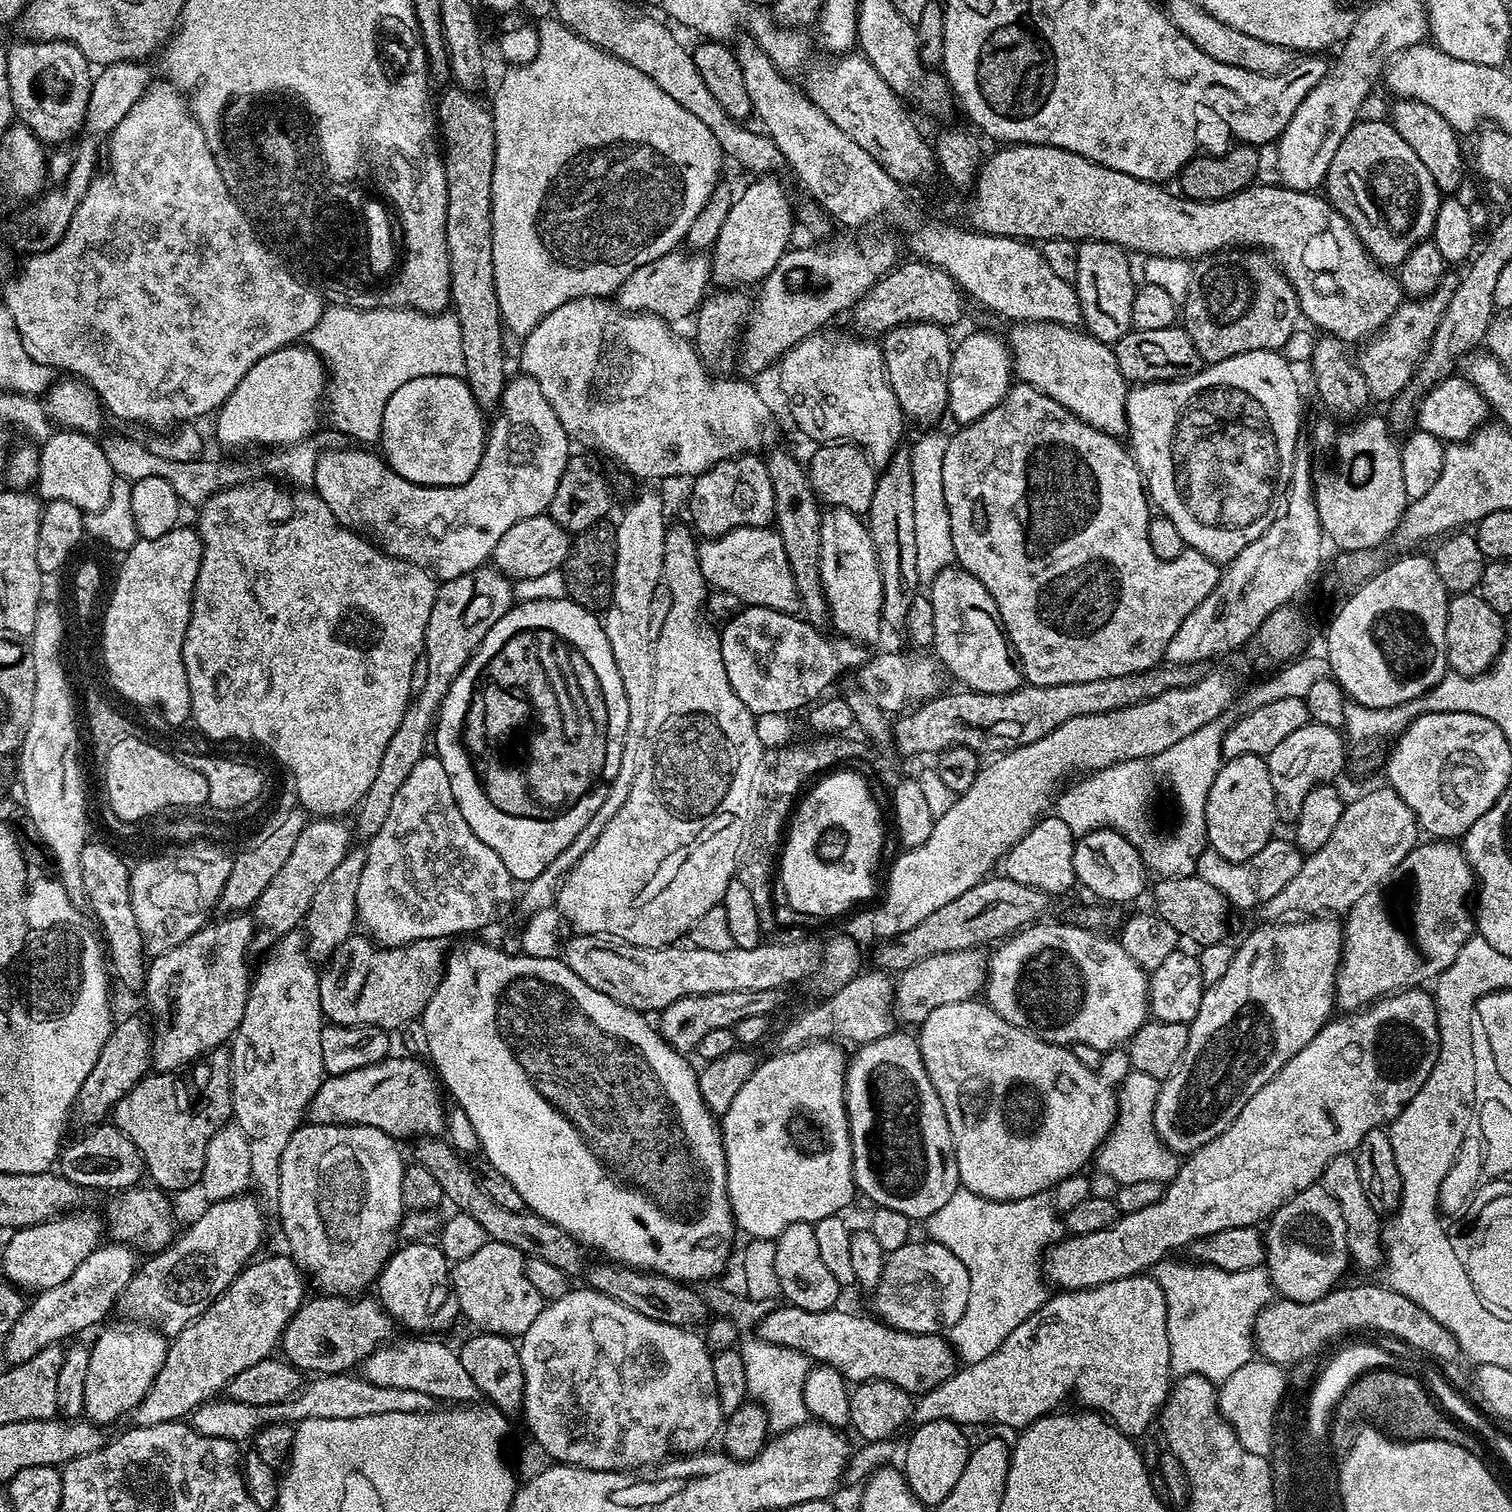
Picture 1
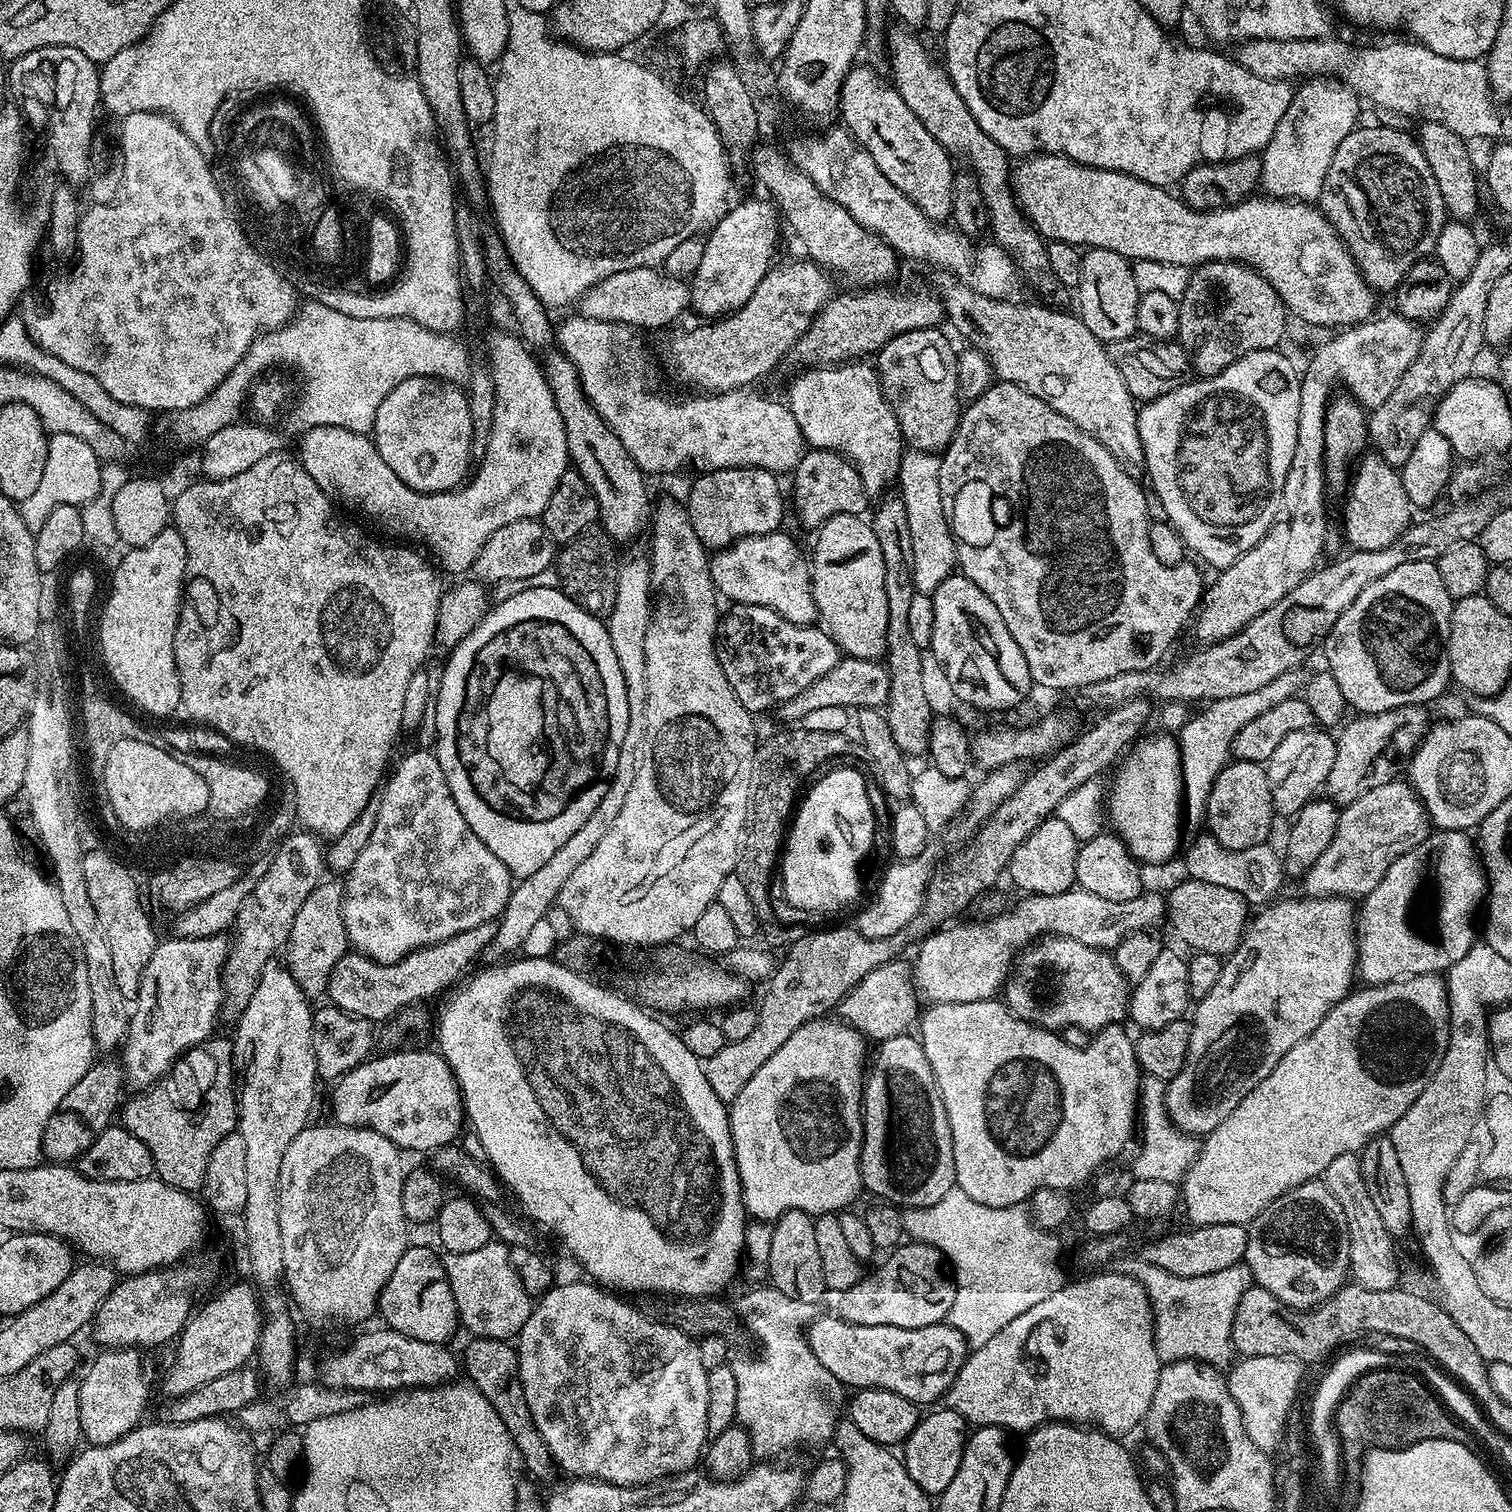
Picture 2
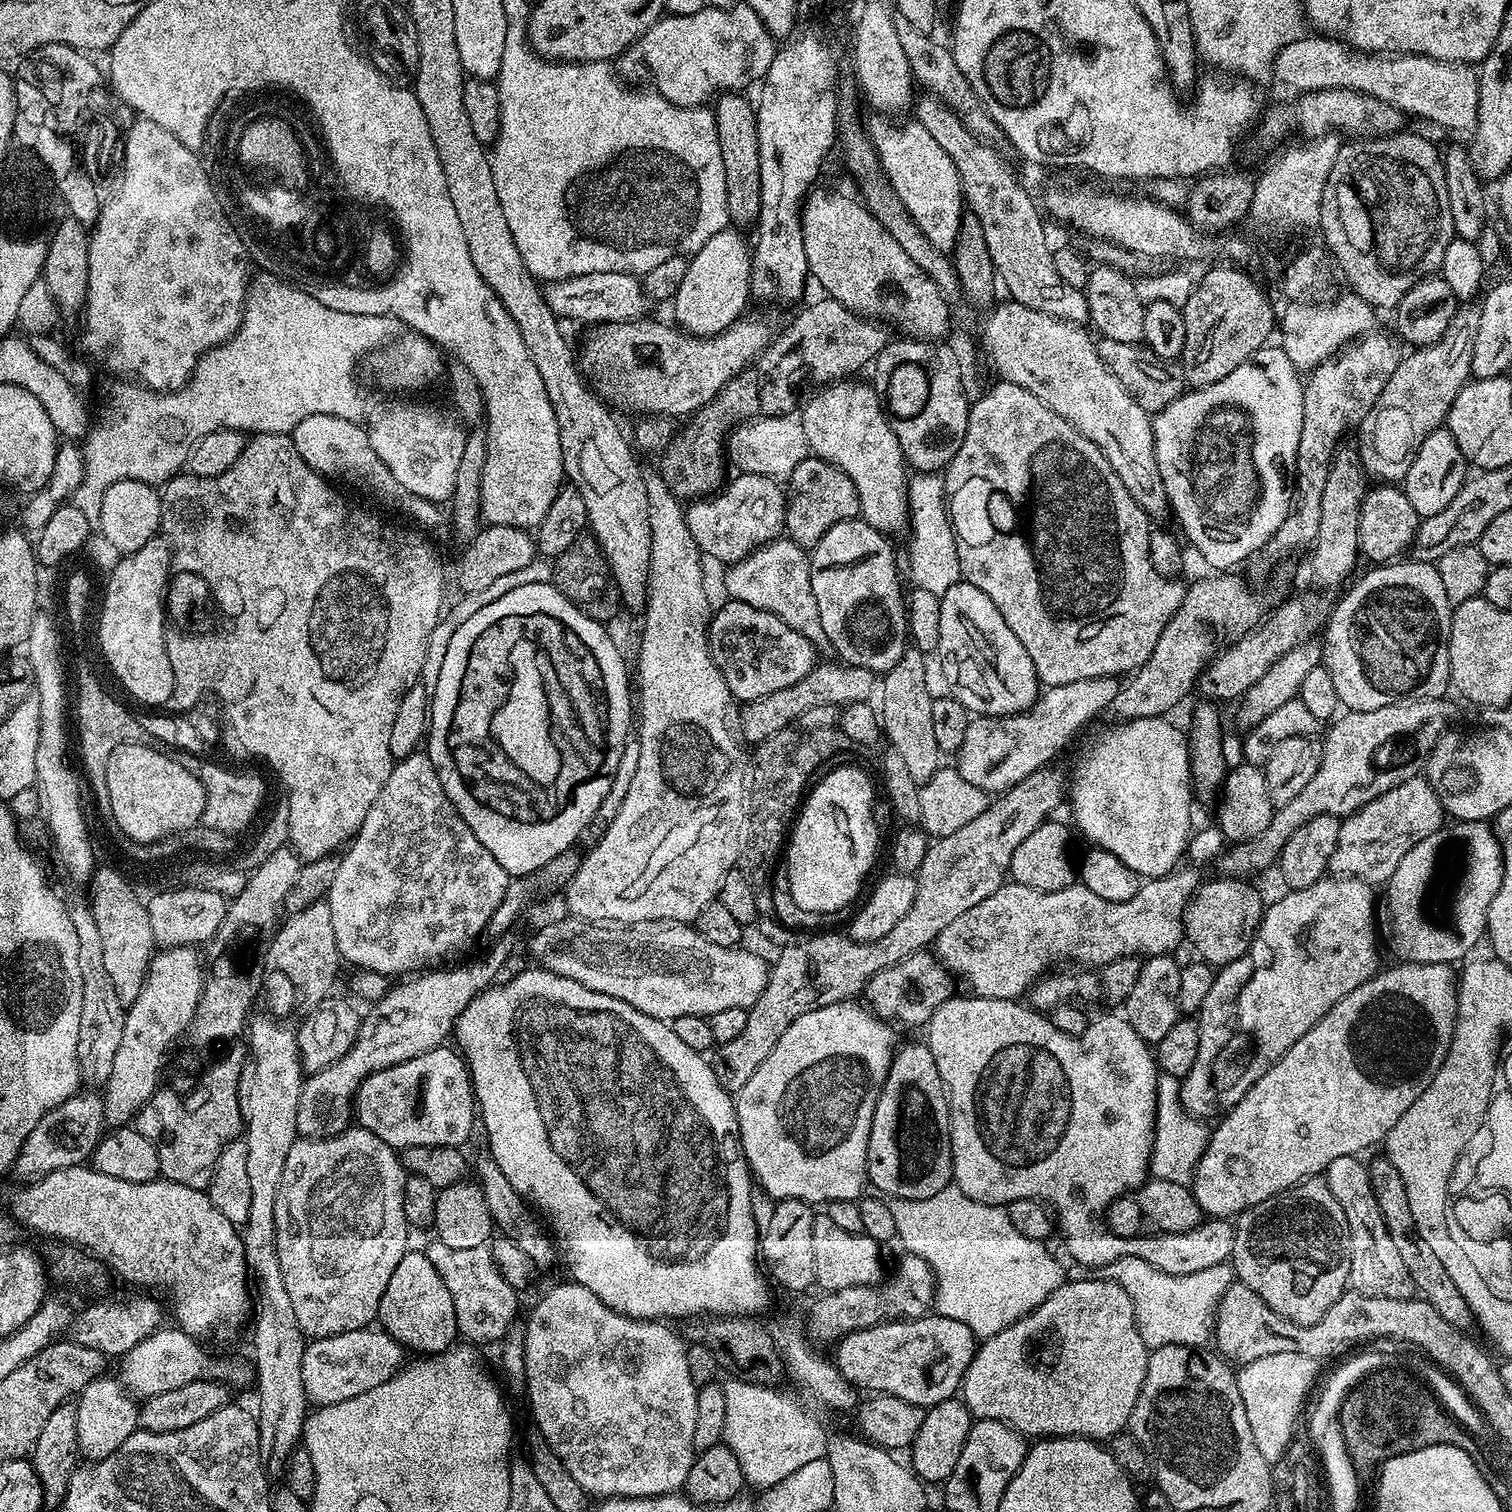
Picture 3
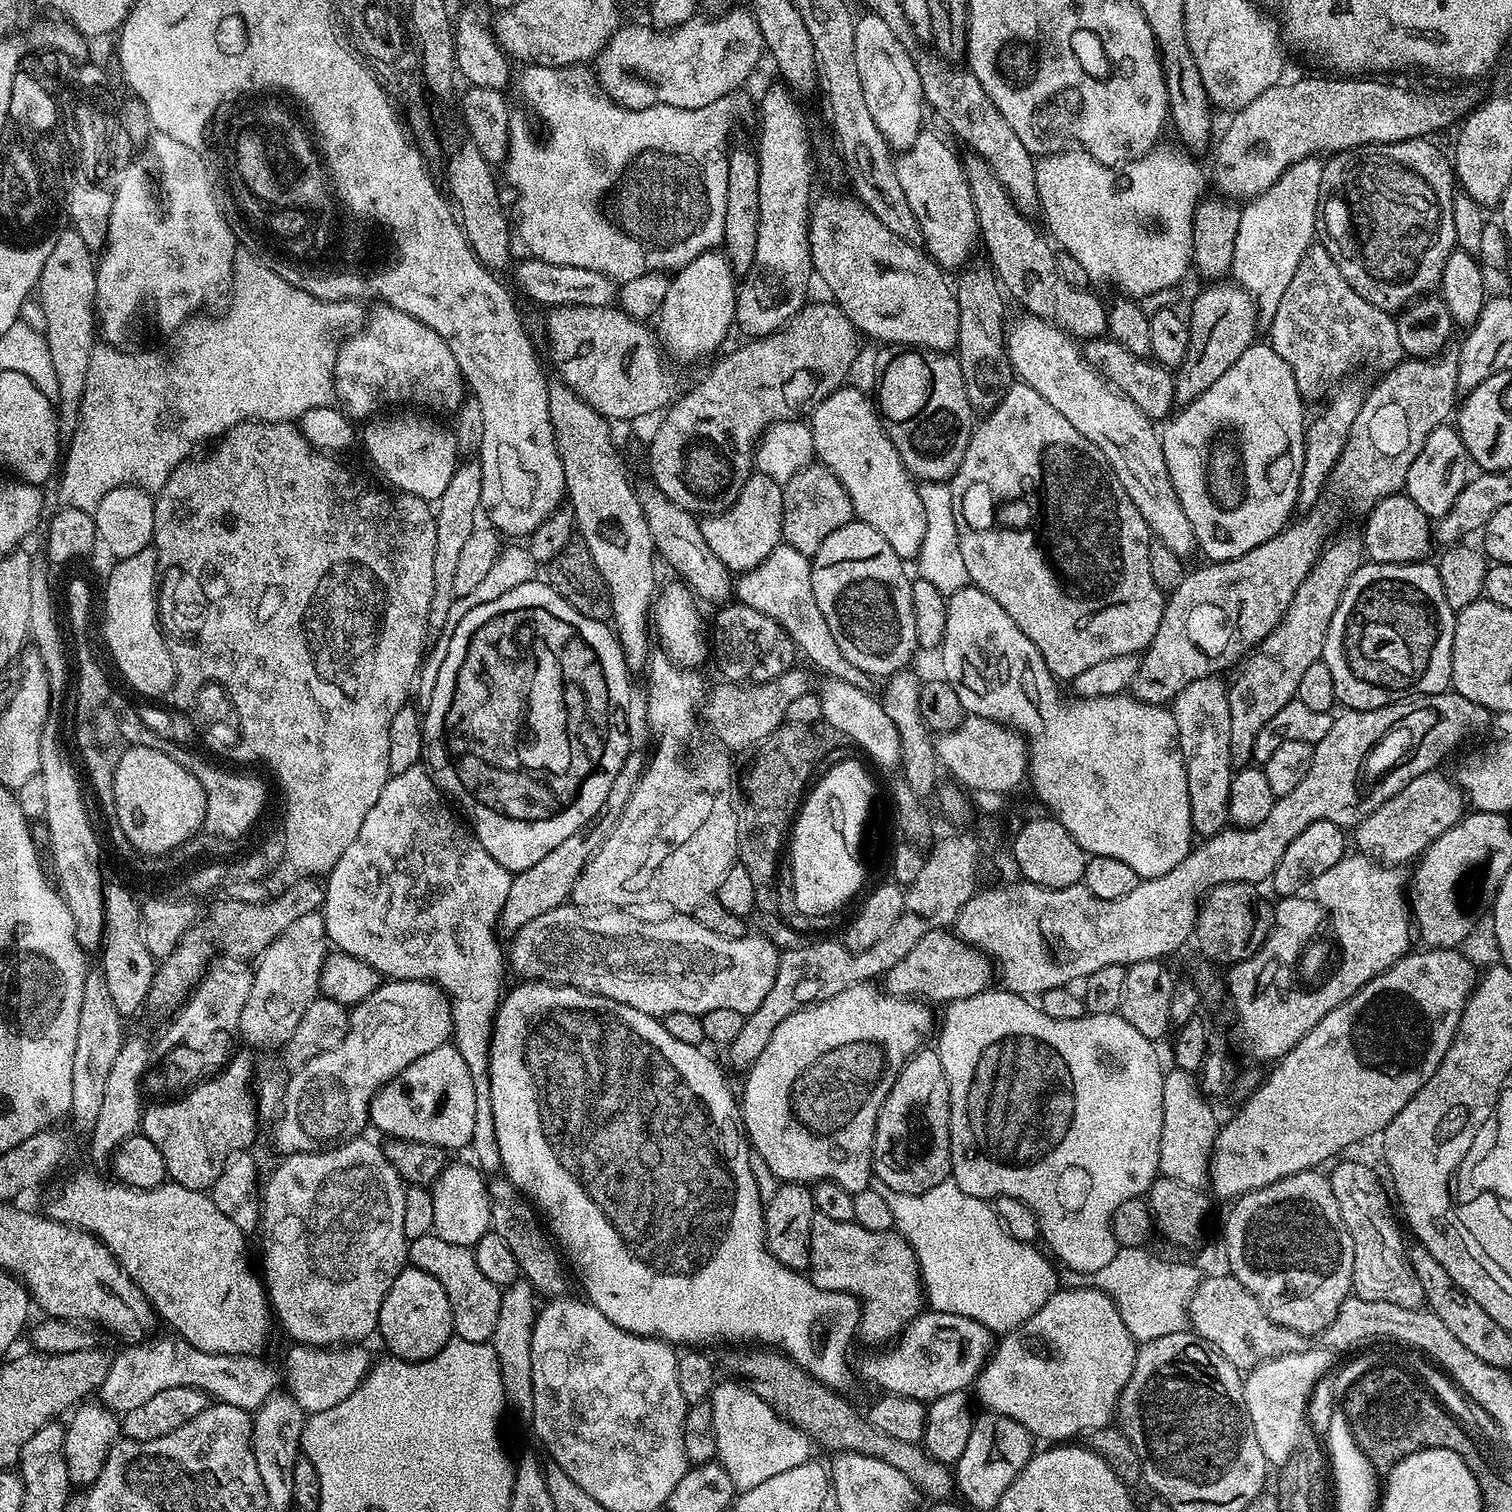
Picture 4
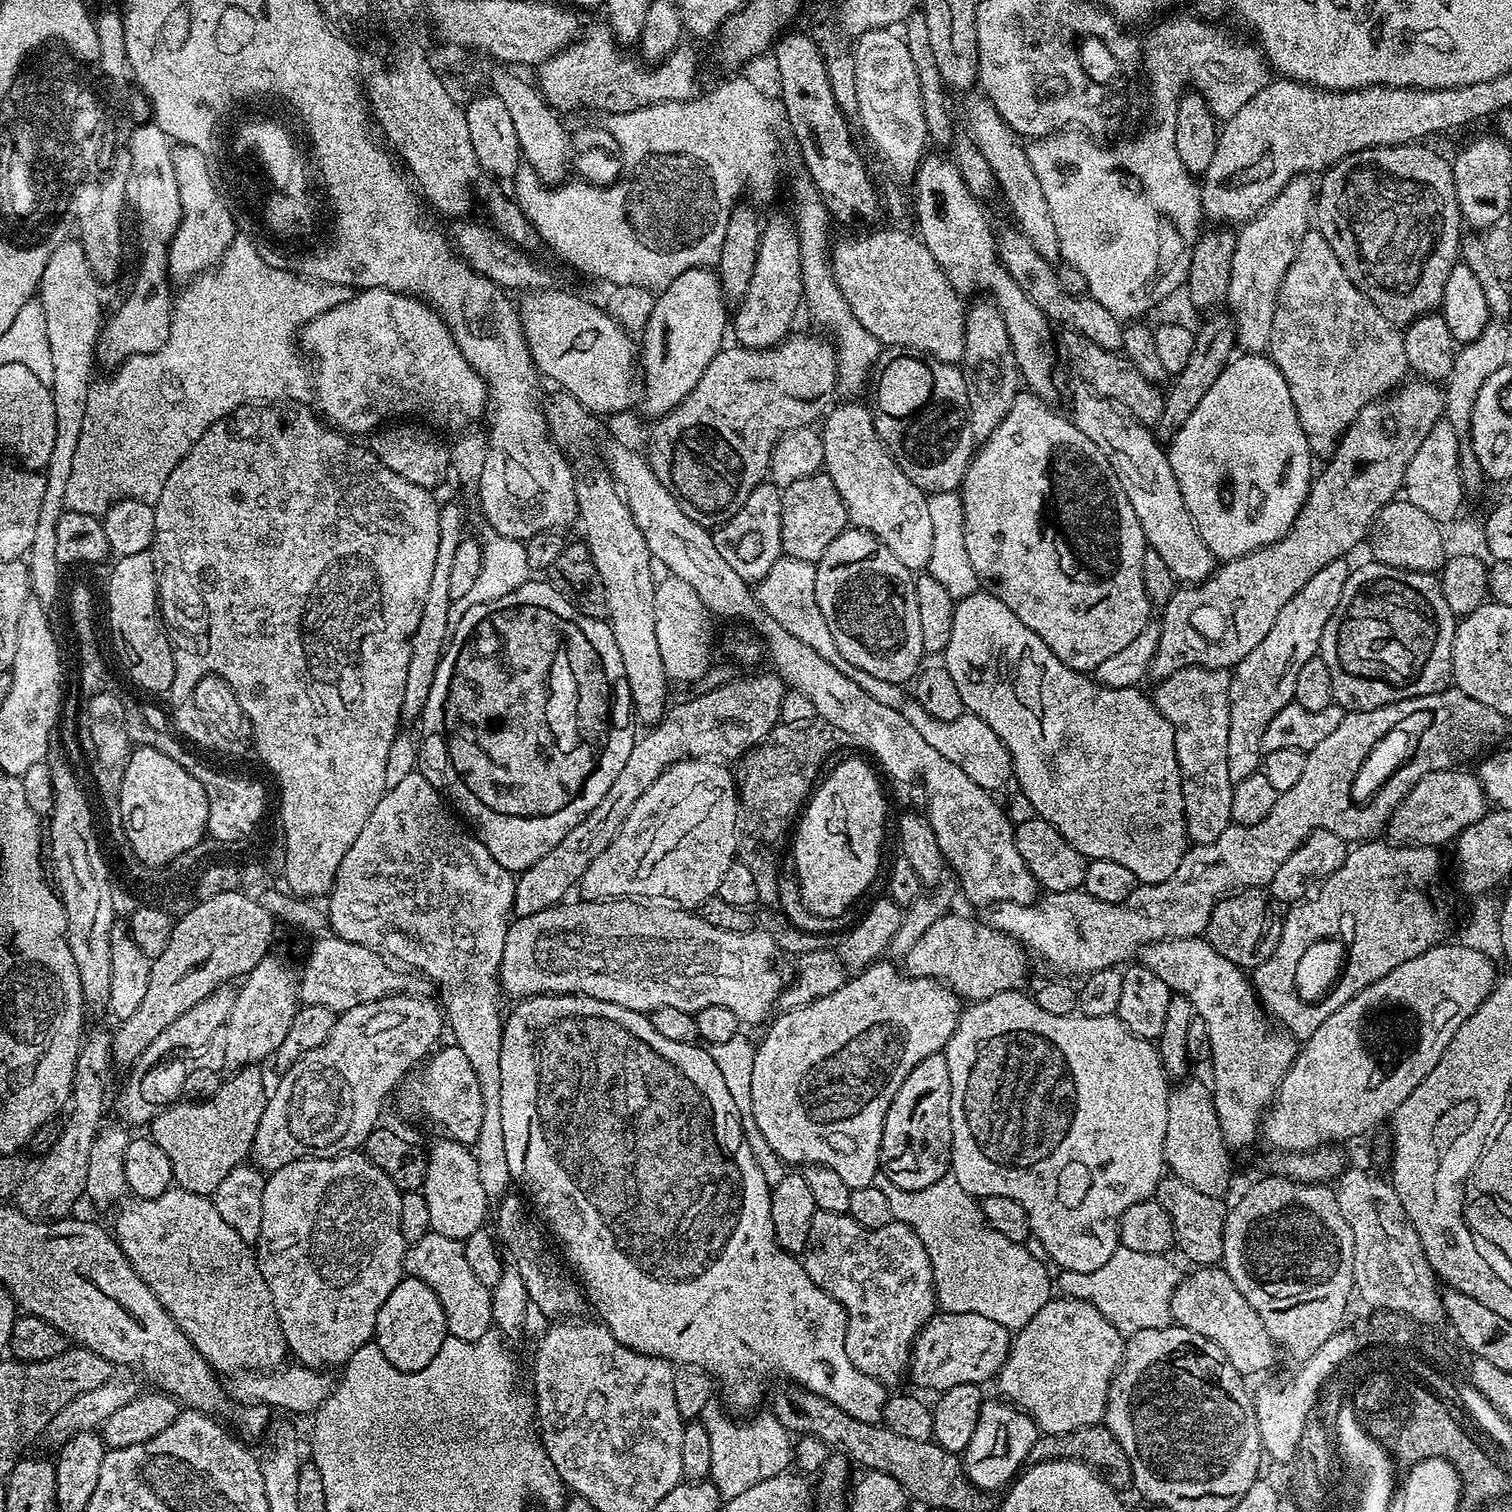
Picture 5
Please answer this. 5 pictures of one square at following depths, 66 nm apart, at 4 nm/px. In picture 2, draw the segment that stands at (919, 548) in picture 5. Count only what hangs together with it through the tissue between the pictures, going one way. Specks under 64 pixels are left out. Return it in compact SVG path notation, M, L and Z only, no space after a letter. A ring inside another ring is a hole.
M841 362L831 366L808 366L792 380L788 388L786 403L791 408L805 441L812 448L829 448L850 460L862 478L862 486L870 494L884 494L888 487L897 483L900 474L900 460L906 445L900 435L900 427L892 413L884 392L880 388L880 373L868 362Z

